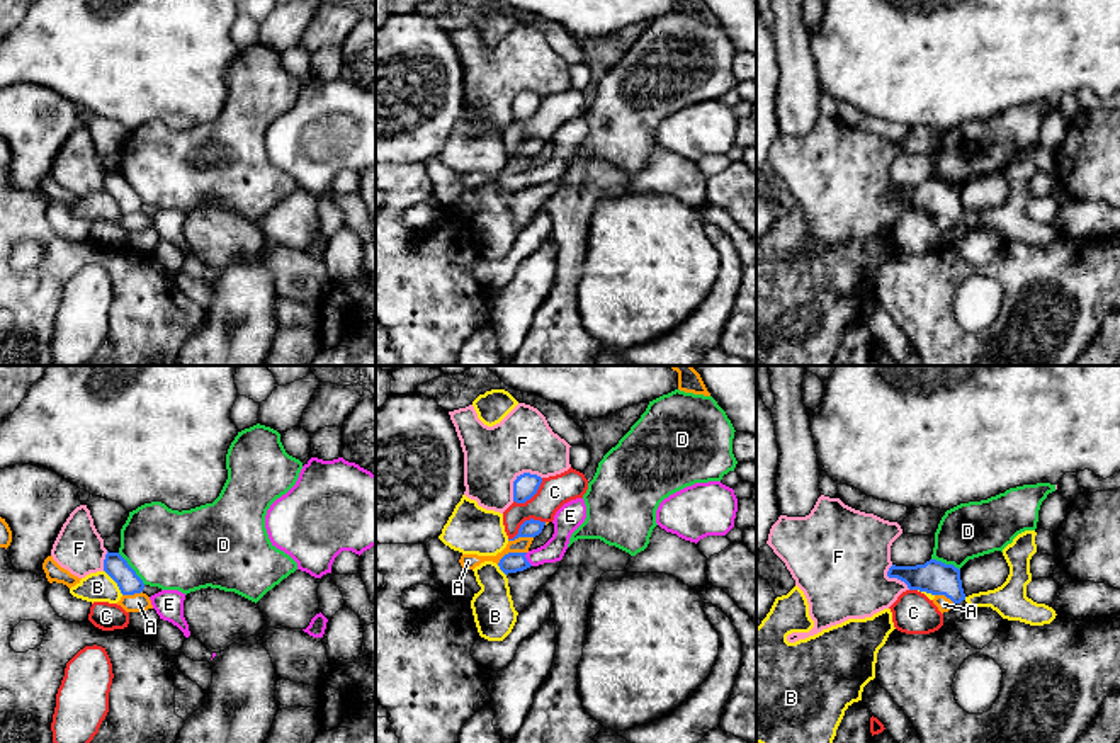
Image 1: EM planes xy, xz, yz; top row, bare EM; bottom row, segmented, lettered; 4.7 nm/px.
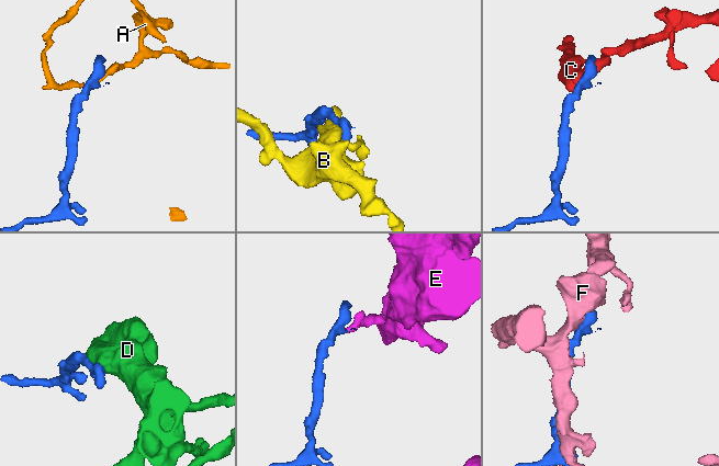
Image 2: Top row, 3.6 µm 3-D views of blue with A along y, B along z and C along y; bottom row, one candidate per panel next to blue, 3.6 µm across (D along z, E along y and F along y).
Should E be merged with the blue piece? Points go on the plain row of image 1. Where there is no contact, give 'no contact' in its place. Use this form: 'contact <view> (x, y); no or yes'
contact xz (526, 179); yes

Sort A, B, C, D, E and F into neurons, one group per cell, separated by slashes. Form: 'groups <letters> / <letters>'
groups A / B / C / D / E / F

